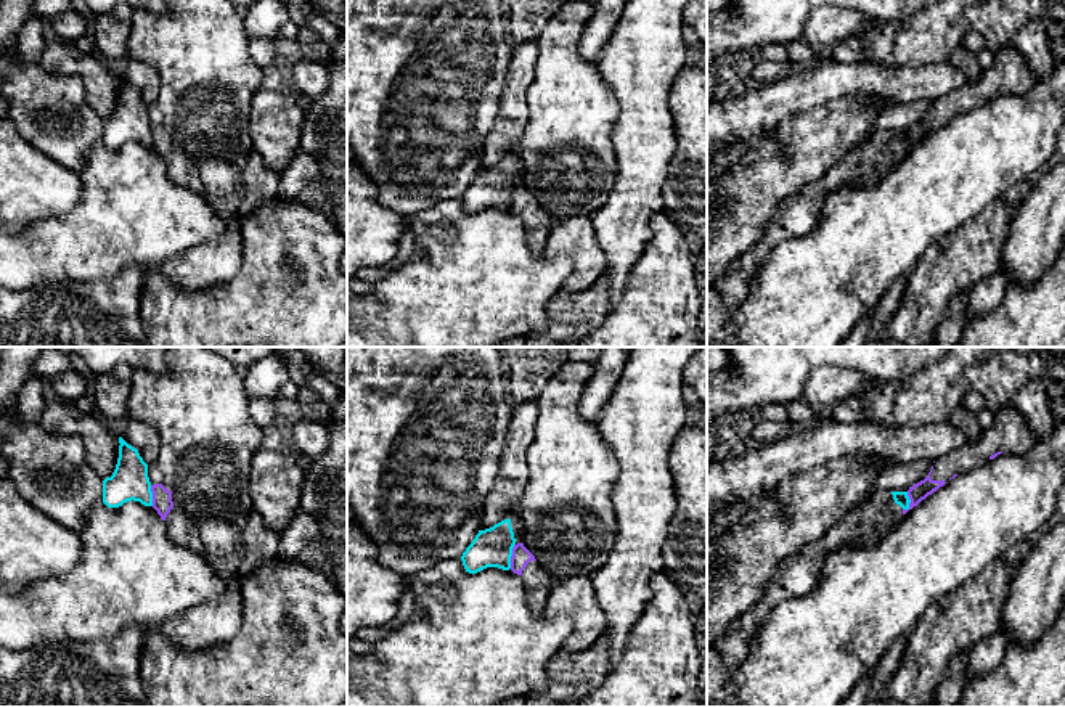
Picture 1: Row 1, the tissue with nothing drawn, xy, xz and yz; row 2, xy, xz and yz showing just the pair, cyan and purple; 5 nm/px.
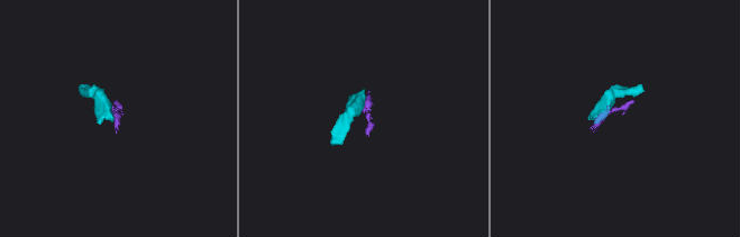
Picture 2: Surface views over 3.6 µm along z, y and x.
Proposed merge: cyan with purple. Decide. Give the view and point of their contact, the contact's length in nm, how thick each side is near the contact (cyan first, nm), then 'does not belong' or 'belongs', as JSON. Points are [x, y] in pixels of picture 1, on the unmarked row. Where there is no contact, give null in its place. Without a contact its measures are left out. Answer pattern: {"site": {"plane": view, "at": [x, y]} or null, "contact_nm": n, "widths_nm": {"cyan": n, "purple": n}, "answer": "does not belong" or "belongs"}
{"site": {"plane": "xz", "at": [511, 195]}, "contact_nm": 130, "widths_nm": {"cyan": 190, "purple": 100}, "answer": "does not belong"}

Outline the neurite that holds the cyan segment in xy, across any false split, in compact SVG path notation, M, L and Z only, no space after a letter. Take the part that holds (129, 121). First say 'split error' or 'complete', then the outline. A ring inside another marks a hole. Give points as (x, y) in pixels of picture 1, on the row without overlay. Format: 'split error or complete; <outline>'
complete; M119 77L119 98L111 117L103 121L103 143L108 148L119 148L127 141L140 141L153 146L148 104L138 90Z

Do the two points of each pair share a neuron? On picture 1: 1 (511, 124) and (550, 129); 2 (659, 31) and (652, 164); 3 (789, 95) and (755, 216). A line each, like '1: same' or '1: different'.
1: different
2: same
3: different

